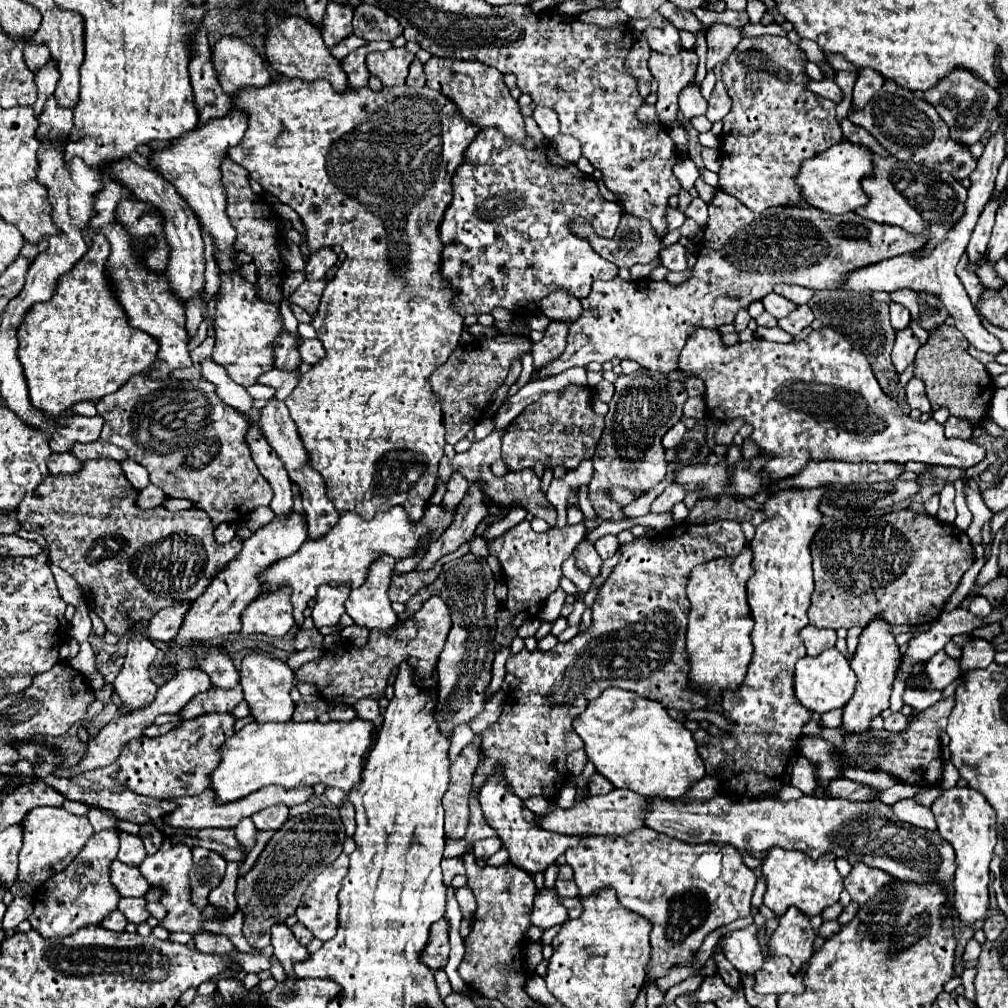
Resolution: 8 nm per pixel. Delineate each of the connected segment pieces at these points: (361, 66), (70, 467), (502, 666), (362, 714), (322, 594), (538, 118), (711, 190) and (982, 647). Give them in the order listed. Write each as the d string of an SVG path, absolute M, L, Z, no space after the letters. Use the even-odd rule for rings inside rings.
M388 41L369 42L364 47L352 51L348 57L344 57L342 59L342 69L348 75L348 85L352 85L352 87L368 85L370 74L365 66L366 55L370 51L384 52L390 47L392 47L392 43Z
M54 453L48 459L48 469L52 475L56 473L78 473L82 469L82 461L78 457L74 457L72 453Z
M502 647L498 653L496 653L496 659L494 659L494 667L492 667L492 681L490 681L490 687L486 691L486 699L490 699L502 685L504 681L504 675L506 675L506 659L510 655L510 649L508 647Z
M360 699L360 701L356 701L352 707L354 707L354 711L356 711L356 715L358 715L360 719L372 719L372 721L378 725L378 729L380 729L382 715L380 715L378 701L374 701L374 699Z
M340 583L338 587L330 587L330 585L322 585L318 589L316 595L316 605L312 609L312 619L316 627L324 627L324 625L336 625L340 621L340 617L344 615L344 603L348 599L350 593L350 585L348 583Z
M534 107L532 117L534 117L536 125L540 127L540 131L544 133L546 139L552 141L558 135L558 131L560 131L558 117L552 113L552 109L548 109L548 107Z
M702 177L696 181L696 185L694 185L696 189L698 189L698 195L700 195L700 199L704 199L708 205L710 205L710 201L714 199L714 195L716 195L716 187L710 187Z
M972 639L970 645L964 647L964 655L960 659L960 673L964 675L970 669L984 669L992 663L996 655L996 649L990 641L978 641Z

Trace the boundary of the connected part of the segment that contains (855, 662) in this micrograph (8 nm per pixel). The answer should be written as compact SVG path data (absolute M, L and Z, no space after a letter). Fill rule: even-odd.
M874 619L864 633L860 635L860 645L854 653L854 659L850 663L852 671L856 673L856 691L852 695L852 699L844 705L842 709L842 729L844 733L850 735L858 735L858 733L866 733L870 731L870 723L874 717L878 717L884 709L890 707L890 693L892 693L892 683L896 677L896 669L900 665L900 651L898 645L894 641L894 635L888 631L888 623L884 619Z

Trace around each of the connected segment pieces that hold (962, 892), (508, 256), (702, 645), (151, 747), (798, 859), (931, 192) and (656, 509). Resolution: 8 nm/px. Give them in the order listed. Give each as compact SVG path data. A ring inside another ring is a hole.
M952 787L932 803L932 813L938 821L938 833L956 851L956 877L954 877L954 909L964 925L972 925L988 913L988 881L990 861L996 845L996 813L992 805L970 787Z
M482 129L482 131L478 133L478 137L474 139L474 143L468 147L468 151L466 151L464 157L466 157L466 161L464 161L464 165L460 165L460 169L458 169L454 181L452 181L452 183L454 183L454 201L452 201L452 205L446 209L444 221L442 221L442 225L440 225L440 237L442 237L442 241L444 241L442 269L440 269L440 271L444 273L444 277L450 277L450 279L452 279L452 285L458 289L458 297L454 299L454 309L456 309L462 317L466 317L466 315L490 313L490 311L496 309L496 307L504 307L504 309L508 309L508 311L512 311L512 313L518 313L520 317L530 317L532 313L538 311L540 301L542 301L546 295L550 295L550 293L554 293L554 291L558 291L558 289L564 289L564 291L572 293L576 299L584 299L584 297L588 297L588 293L590 293L590 289L592 289L592 283L594 283L596 279L606 279L606 281L608 281L608 279L614 279L614 277L618 275L618 267L616 267L614 263L608 263L606 259L602 259L600 255L596 255L596 253L592 251L592 247L590 247L584 239L578 239L578 237L574 237L574 235L570 233L568 221L572 221L572 217L578 217L578 215L580 215L580 217L584 217L584 219L590 219L590 223L594 223L594 229L596 229L598 235L602 235L602 237L612 237L612 235L616 233L618 223L620 223L622 209L620 209L618 203L606 201L606 199L600 195L598 185L596 185L596 181L594 181L590 175L584 175L584 173L580 171L580 179L578 179L578 167L576 167L576 163L570 163L570 161L566 161L566 159L562 161L562 157L556 153L554 145L536 143L530 135L526 135L526 139L524 139L522 143L516 143L516 141L508 139L500 129ZM536 221L542 223L542 239L530 237L530 225L536 223Z
M746 545L736 557L718 557L696 565L688 577L686 595L690 599L690 613L686 649L690 655L690 685L696 691L708 693L710 703L716 703L724 689L740 687L752 659L752 619L746 603L746 581L752 573L752 549Z
M208 713L182 721L166 735L130 741L116 759L120 771L114 777L146 797L176 799L184 795L198 795L208 789L212 769L220 765L220 747L236 733L234 723L236 717L232 713Z
M770 849L766 855L764 865L760 867L762 875L766 877L768 889L764 895L764 905L768 909L774 911L776 917L784 915L784 911L788 907L798 907L802 913L806 913L808 917L812 915L820 915L826 907L834 905L842 893L842 875L838 873L834 859L830 853L826 853L824 857L818 857L816 861L812 857L808 857L802 851L786 851L786 849Z
M872 153L872 165L872 175L862 179L862 191L868 195L868 203L856 209L856 213L876 223L900 225L908 233L928 233L930 241L922 253L930 253L930 249L940 243L946 231L964 215L968 191L954 177L950 177L950 173L938 173L908 161L904 163L896 157L882 157Z
M668 485L664 489L664 493L650 505L650 513L666 513L670 511L678 501L684 499L686 493L680 493L680 489L676 489L676 485Z

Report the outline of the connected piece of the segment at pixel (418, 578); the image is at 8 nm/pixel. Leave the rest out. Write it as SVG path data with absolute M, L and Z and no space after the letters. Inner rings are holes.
M436 565L436 569L432 569L432 573L410 571L406 575L394 575L392 583L390 583L390 589L388 589L390 601L406 603L420 587L430 585L438 577L438 571L440 571L440 565Z

